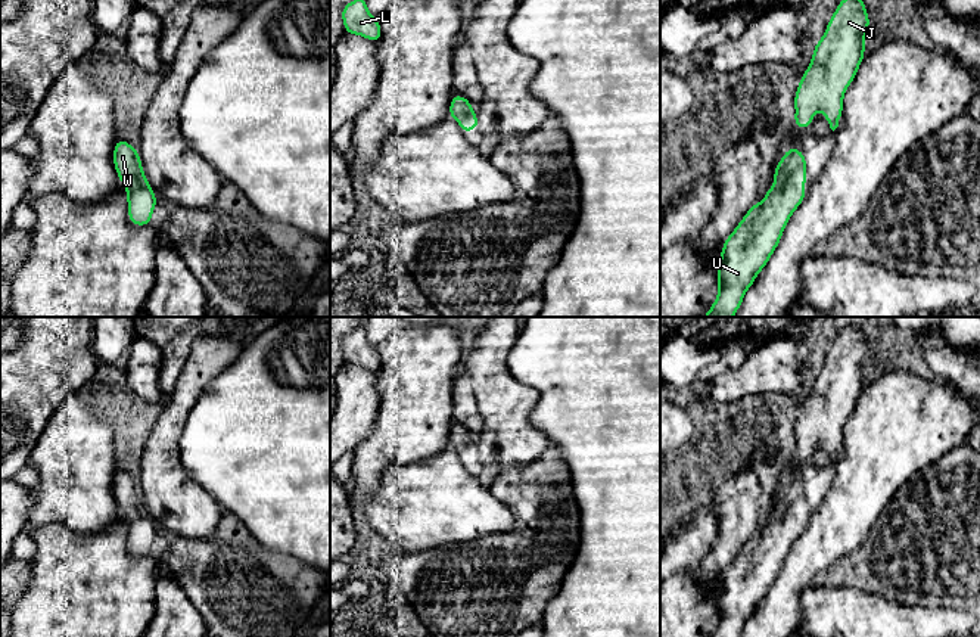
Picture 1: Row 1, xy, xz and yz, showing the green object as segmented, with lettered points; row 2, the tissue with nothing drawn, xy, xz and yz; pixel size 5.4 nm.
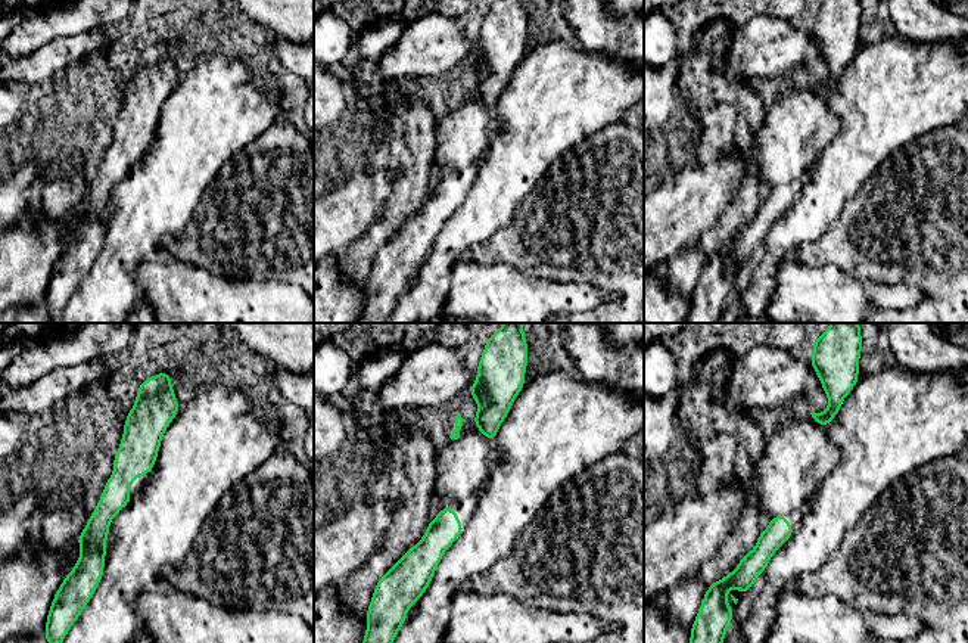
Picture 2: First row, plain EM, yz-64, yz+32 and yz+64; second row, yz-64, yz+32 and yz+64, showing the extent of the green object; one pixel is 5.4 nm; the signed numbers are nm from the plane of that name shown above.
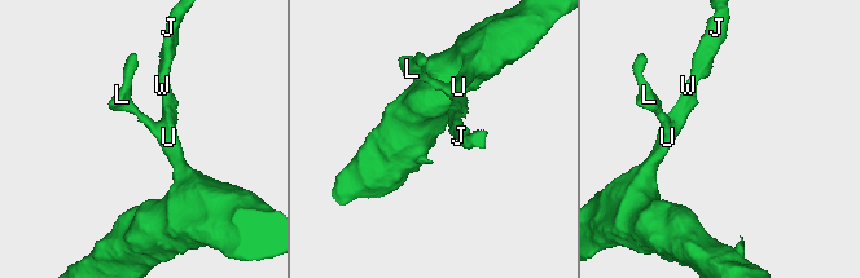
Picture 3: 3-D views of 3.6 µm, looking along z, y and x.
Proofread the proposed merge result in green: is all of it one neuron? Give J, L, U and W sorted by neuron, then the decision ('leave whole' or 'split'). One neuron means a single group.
groups J L U W; leave whole

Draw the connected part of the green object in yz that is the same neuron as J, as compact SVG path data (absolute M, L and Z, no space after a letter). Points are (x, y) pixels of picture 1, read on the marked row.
M840 0L834 10L824 35L815 44L811 63L799 81L794 94L794 125L809 128L813 115L821 111L830 128L839 127L839 118L843 115L843 97L847 87L858 74L865 53L865 35L869 28L869 16L864 0Z

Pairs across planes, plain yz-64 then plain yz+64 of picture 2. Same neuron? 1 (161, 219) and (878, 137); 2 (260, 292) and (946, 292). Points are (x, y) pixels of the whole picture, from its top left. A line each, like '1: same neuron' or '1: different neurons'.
1: same neuron
2: different neurons

